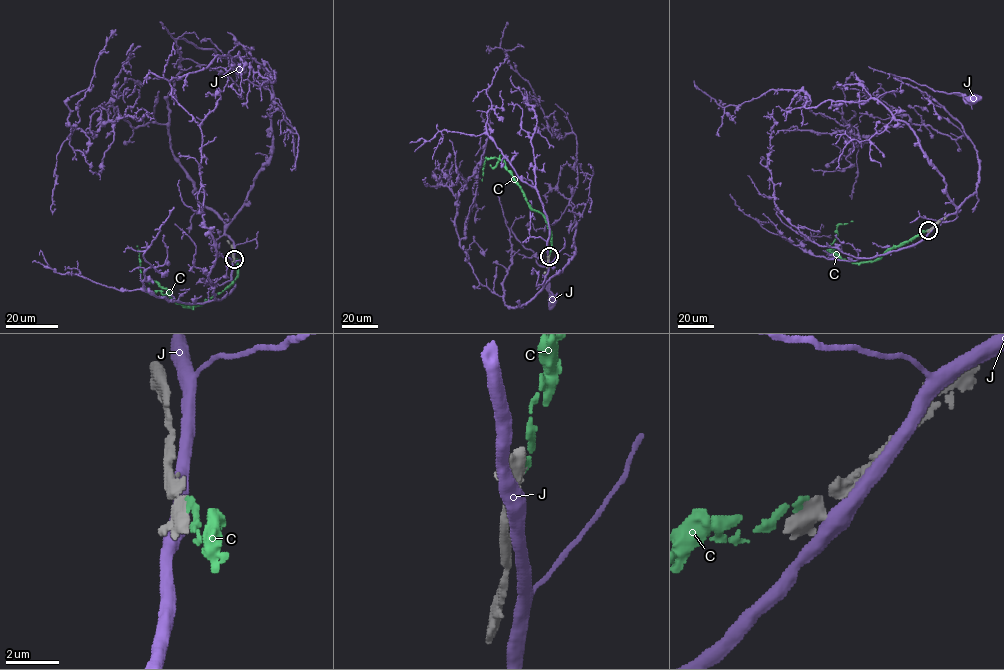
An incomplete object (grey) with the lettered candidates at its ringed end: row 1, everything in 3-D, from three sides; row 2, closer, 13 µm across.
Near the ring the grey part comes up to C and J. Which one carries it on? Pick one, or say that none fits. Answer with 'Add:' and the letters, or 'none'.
Add: C

